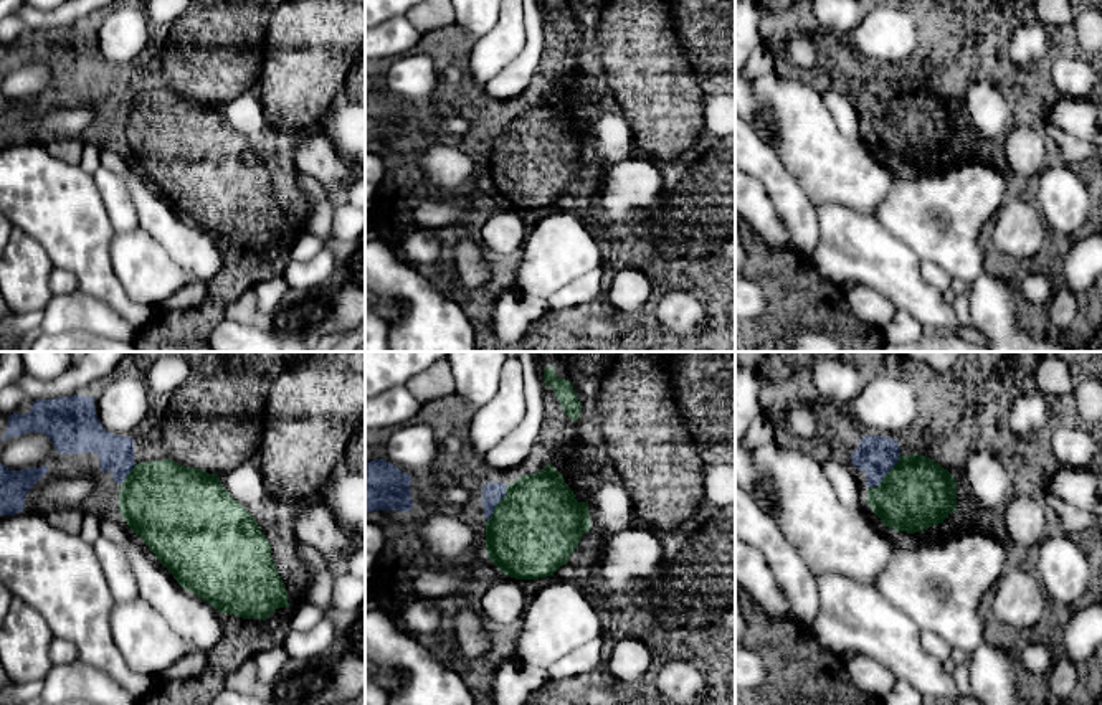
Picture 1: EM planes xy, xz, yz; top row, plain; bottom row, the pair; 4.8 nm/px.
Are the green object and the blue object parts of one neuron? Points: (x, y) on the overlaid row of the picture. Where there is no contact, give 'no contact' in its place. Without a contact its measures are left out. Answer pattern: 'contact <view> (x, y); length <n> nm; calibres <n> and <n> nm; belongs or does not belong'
contact yz (886, 474); length 240 nm; calibres 360 and 190 nm; belongs

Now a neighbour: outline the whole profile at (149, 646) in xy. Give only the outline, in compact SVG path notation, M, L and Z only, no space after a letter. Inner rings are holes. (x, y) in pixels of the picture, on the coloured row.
M142 598L114 603L109 622L112 639L129 669L152 680L159 680L180 657L197 652Z

